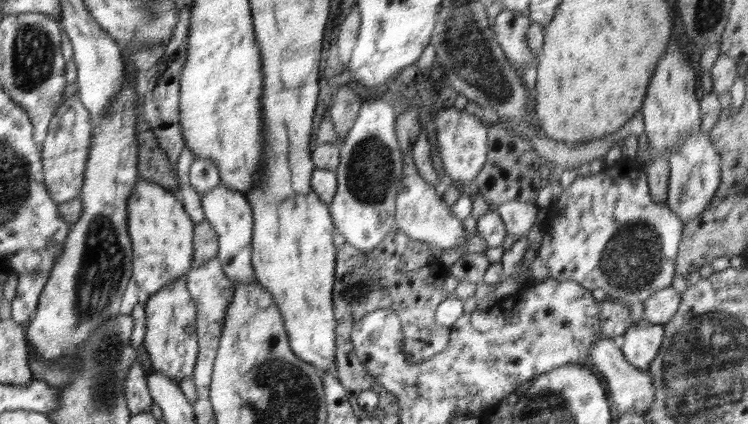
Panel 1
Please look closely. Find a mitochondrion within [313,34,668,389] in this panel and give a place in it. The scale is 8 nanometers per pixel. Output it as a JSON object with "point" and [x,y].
{"point":[631,260]}

